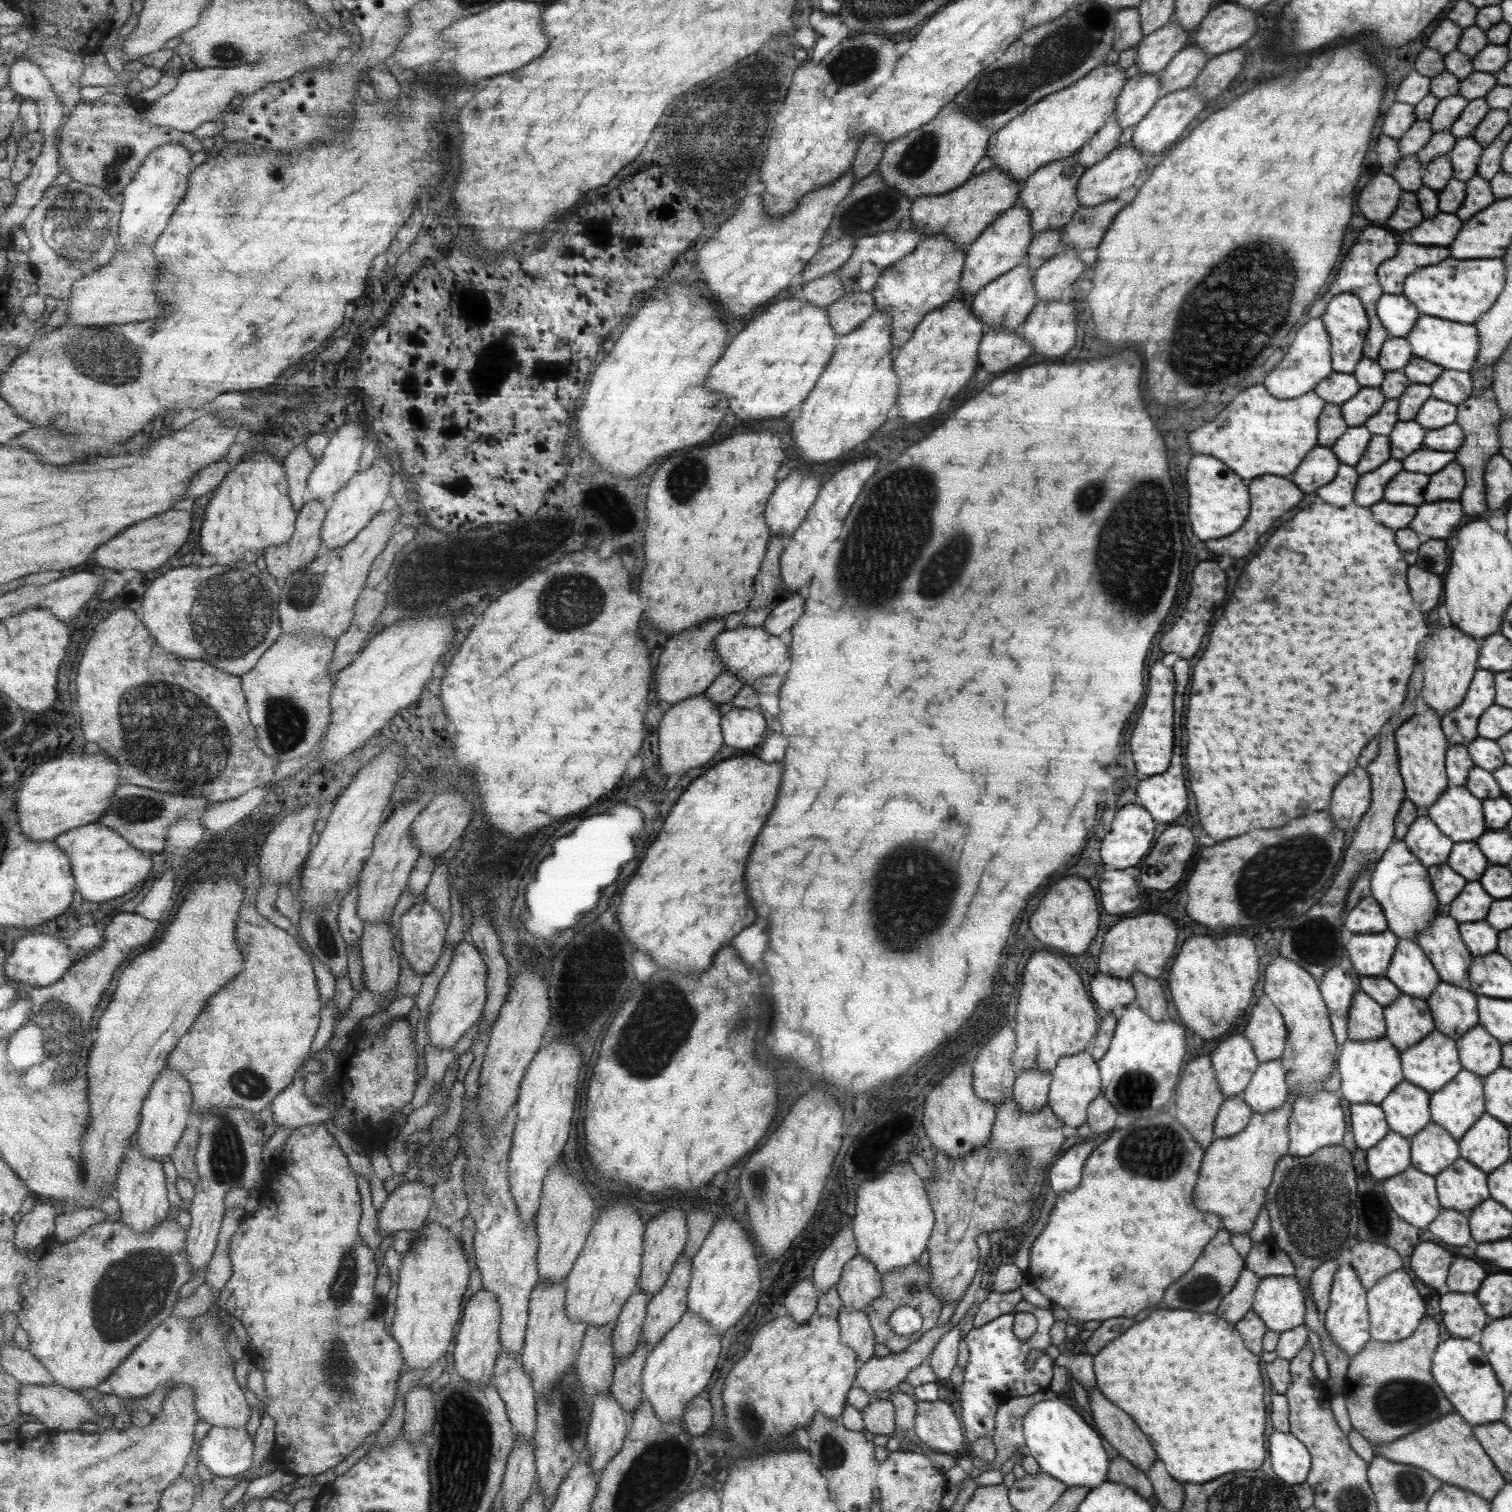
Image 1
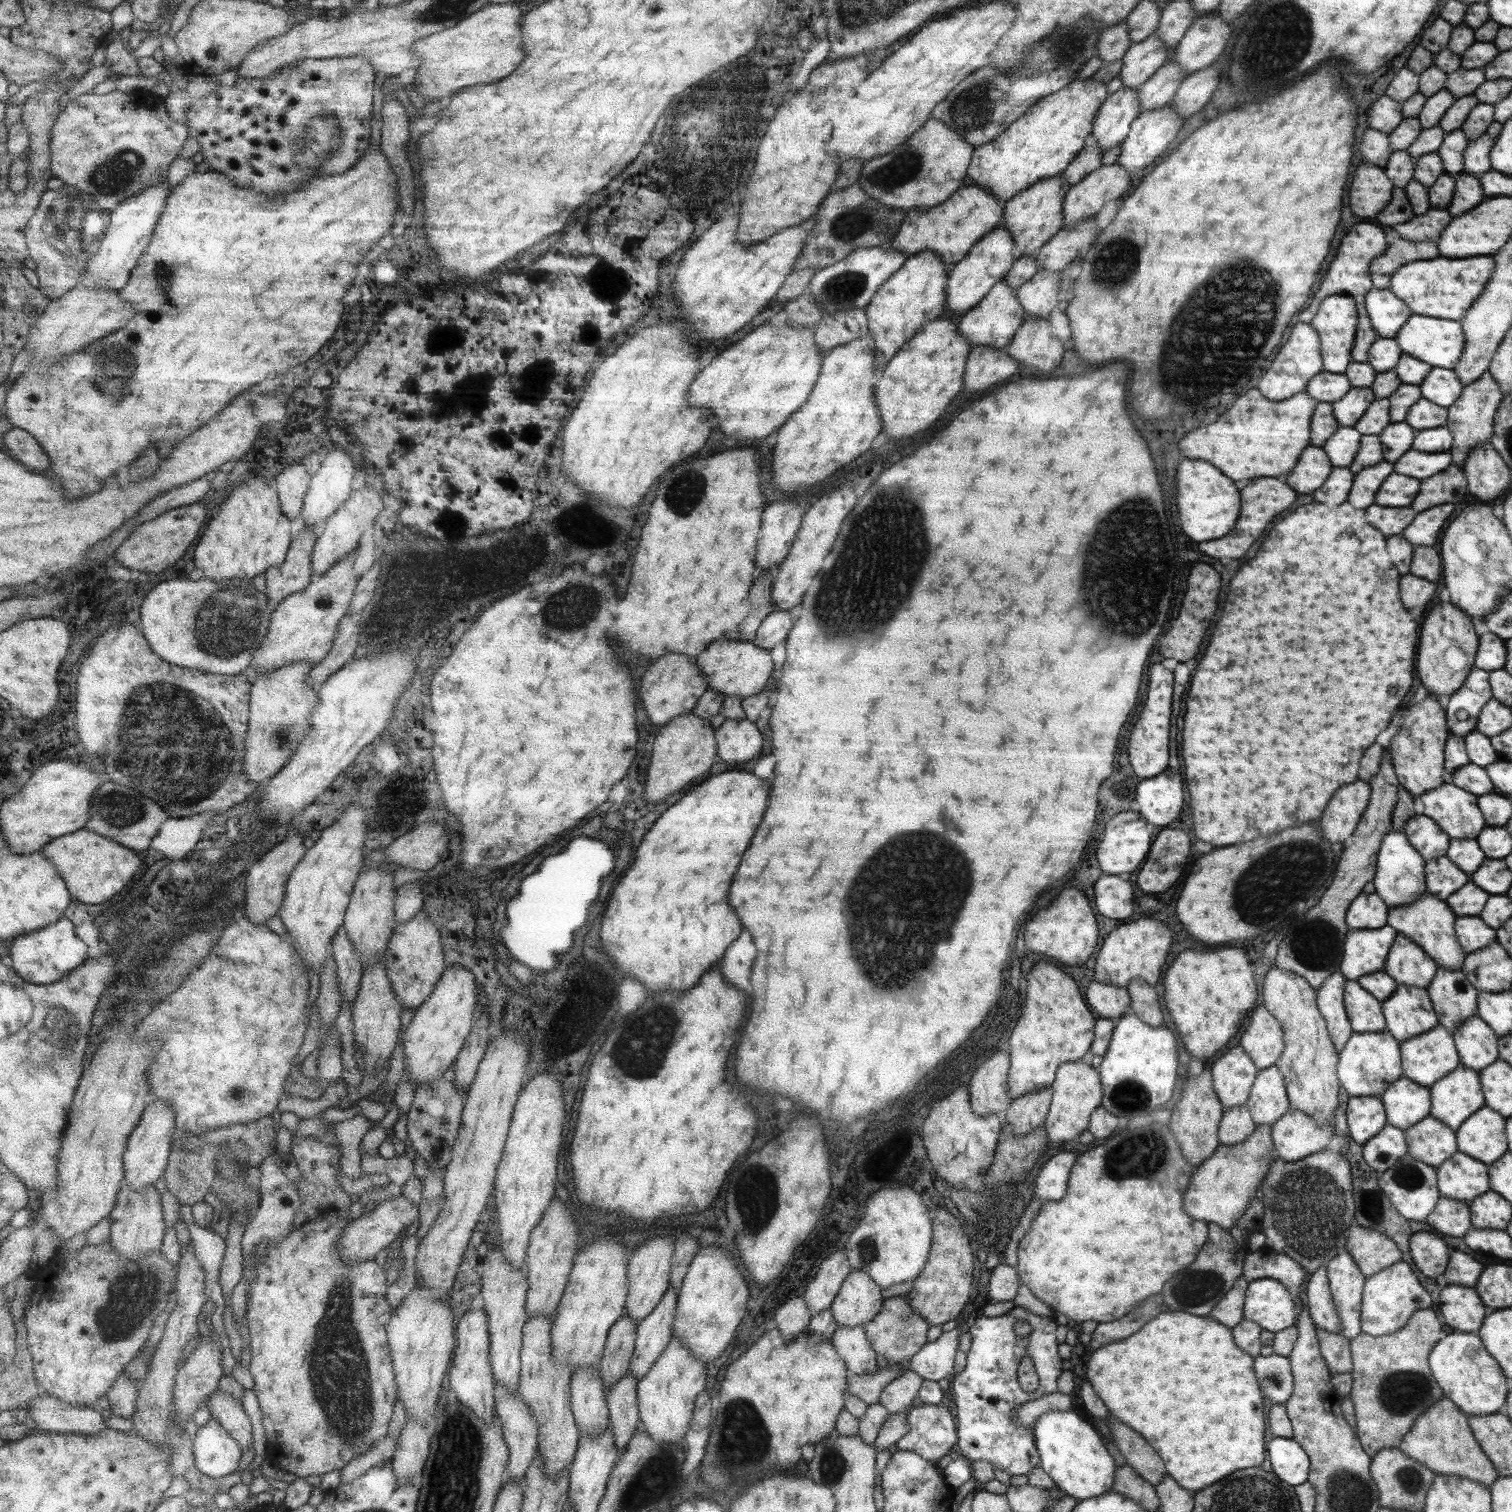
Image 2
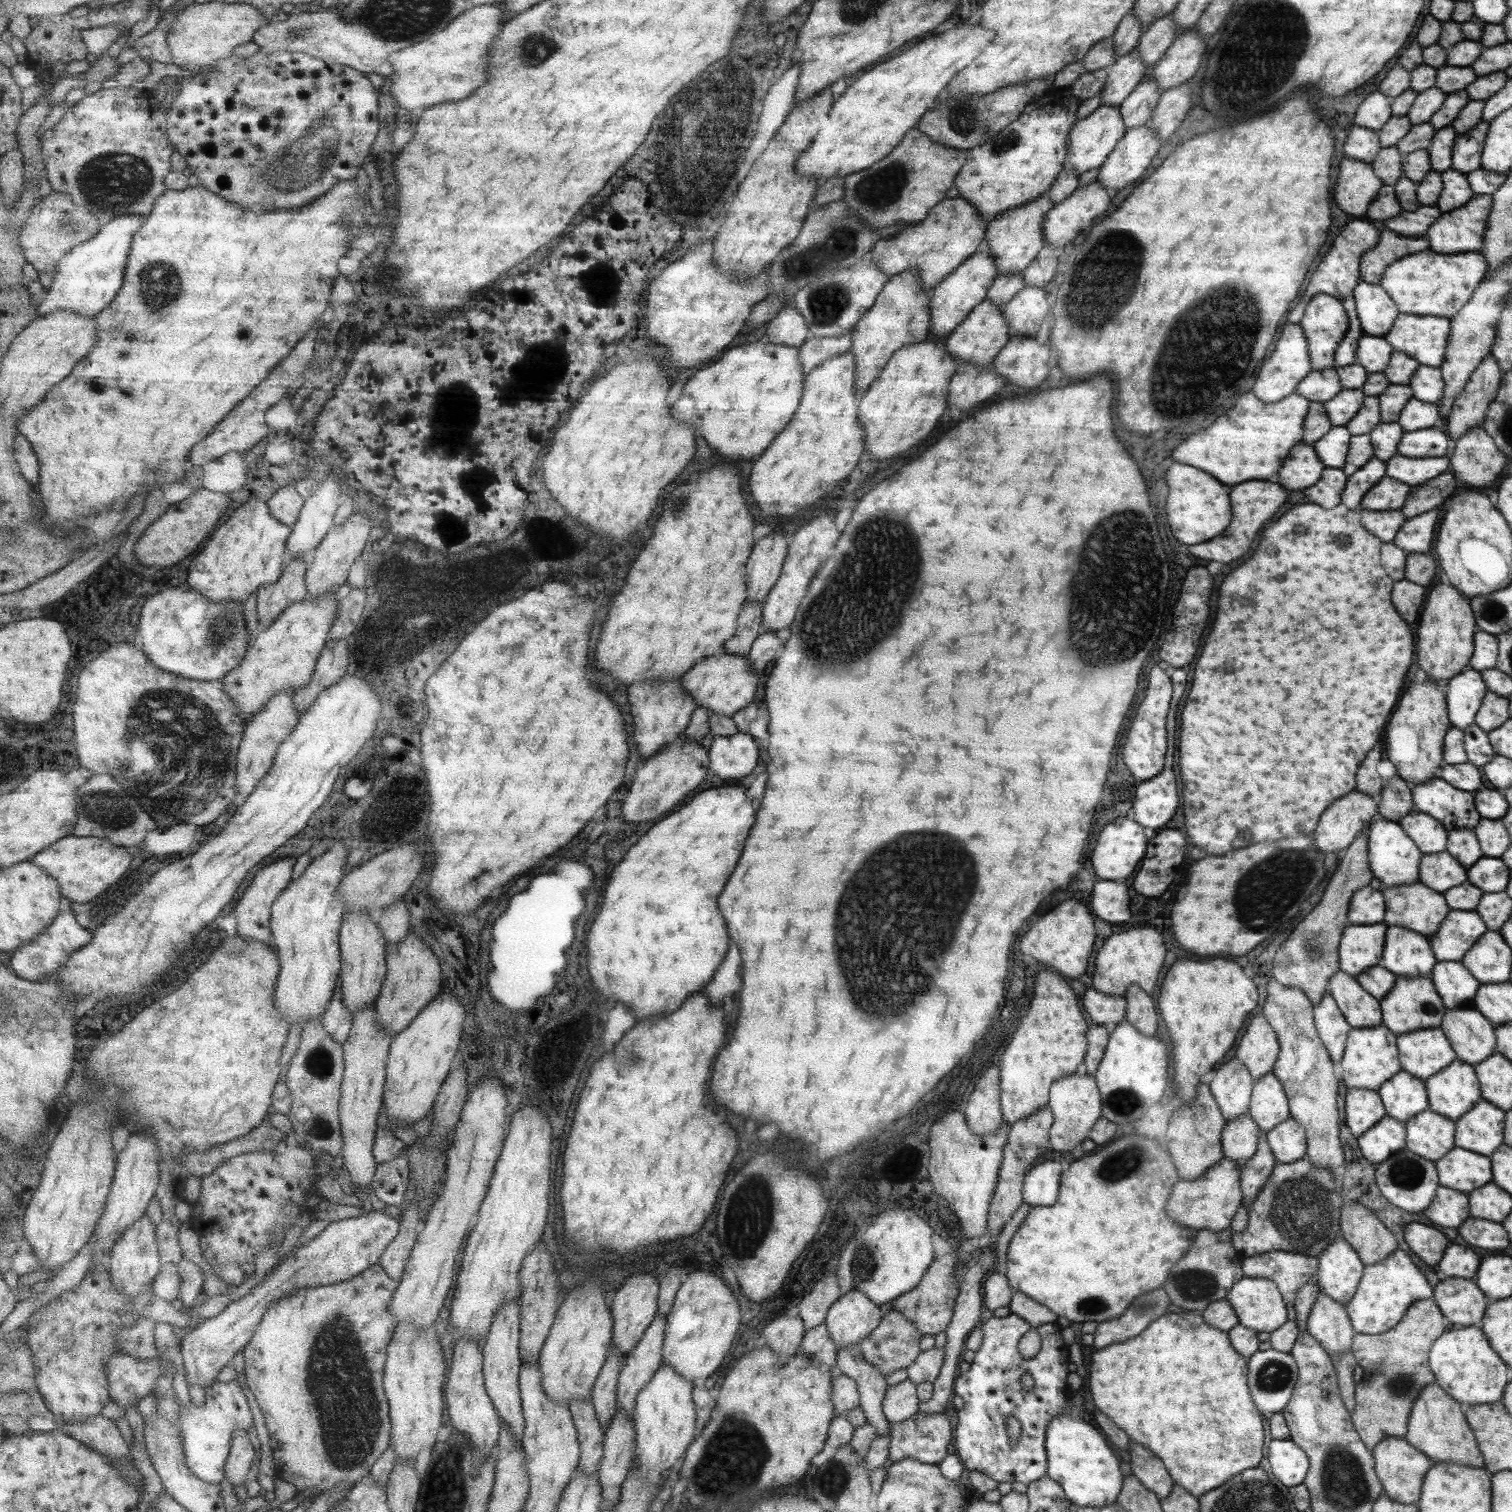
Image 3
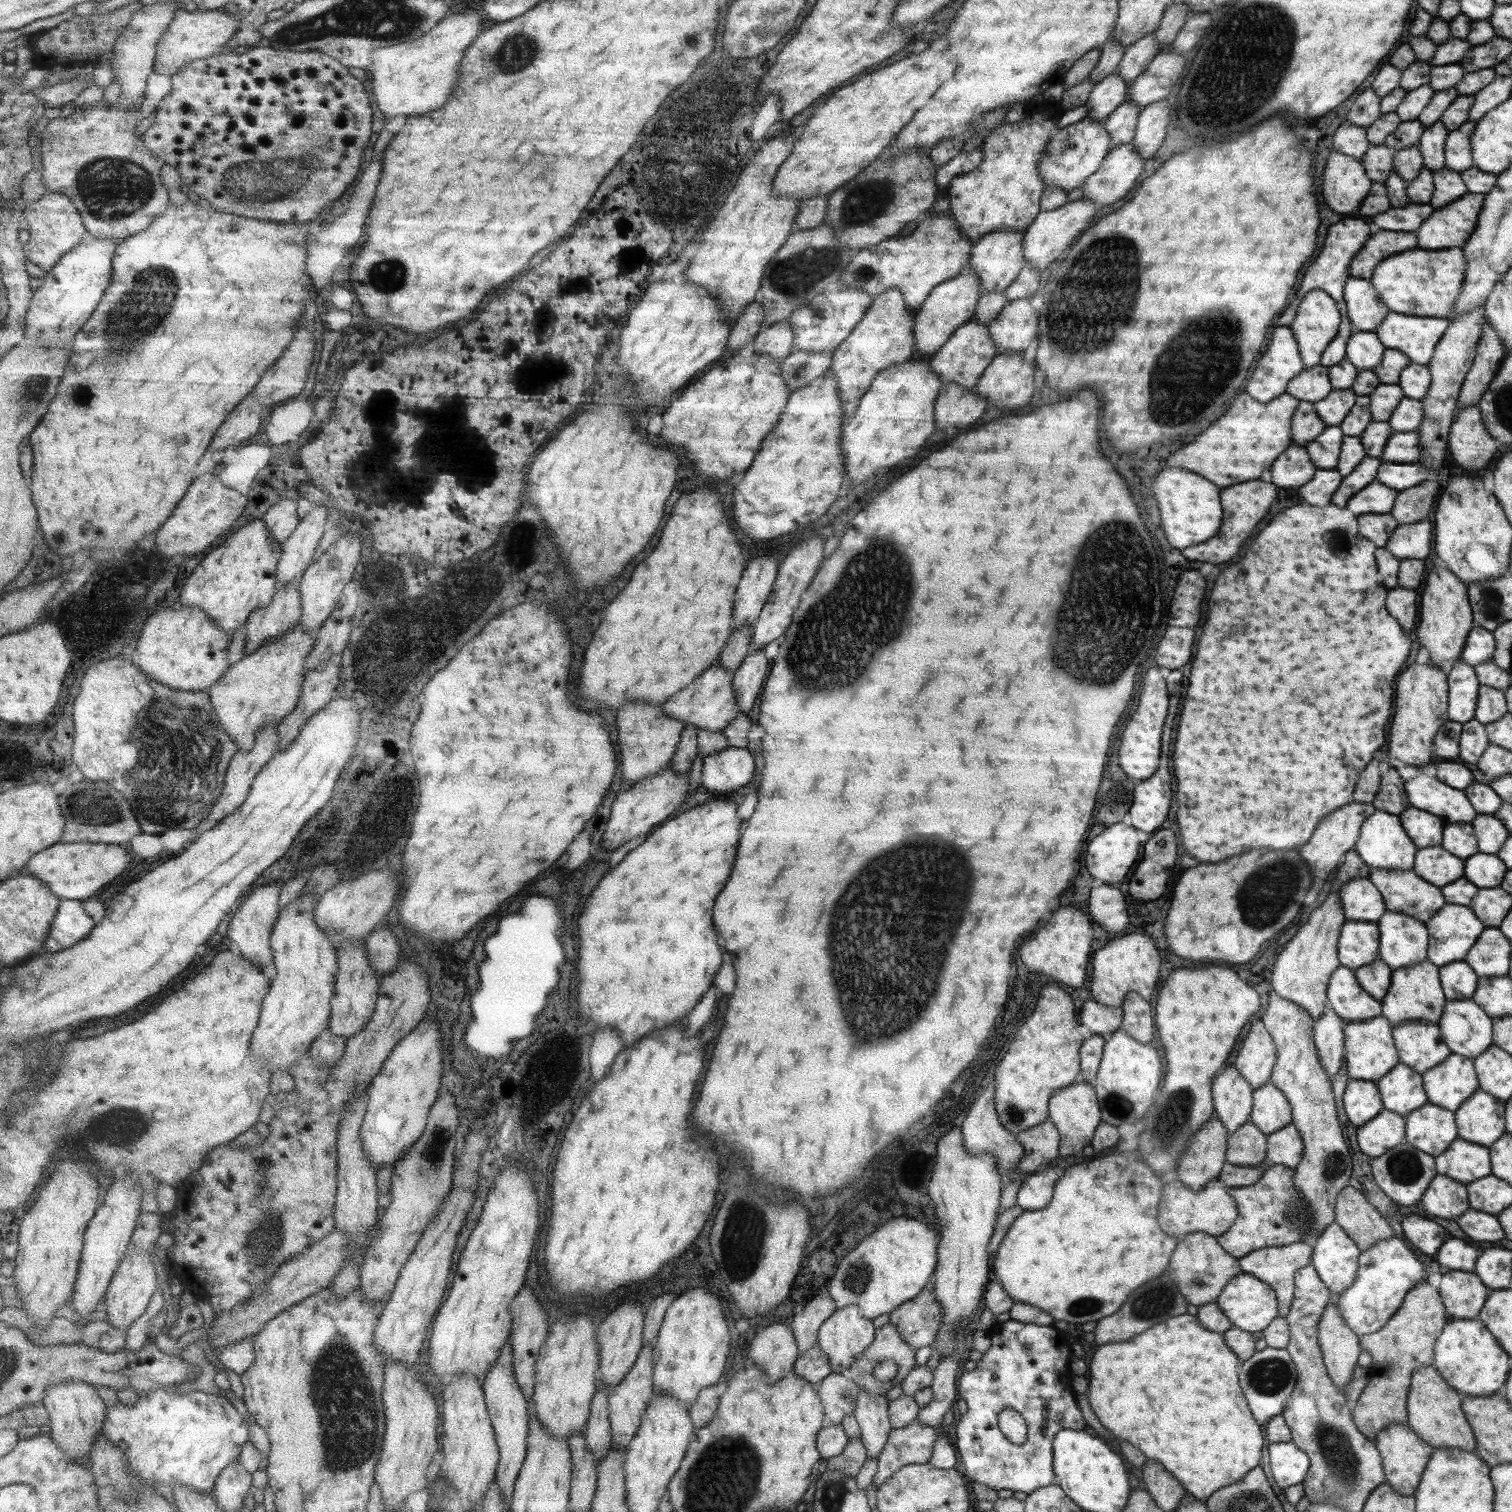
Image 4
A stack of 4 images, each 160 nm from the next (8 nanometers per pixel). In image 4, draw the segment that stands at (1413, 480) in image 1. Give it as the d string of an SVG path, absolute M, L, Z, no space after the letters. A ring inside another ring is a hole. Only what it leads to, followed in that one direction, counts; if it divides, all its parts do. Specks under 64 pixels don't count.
M1373 482L1373 486L1366 486L1357 492L1349 502L1349 510L1355 514L1385 514L1389 513L1397 491L1385 488L1379 482ZM1361 492L1361 494L1359 494Z

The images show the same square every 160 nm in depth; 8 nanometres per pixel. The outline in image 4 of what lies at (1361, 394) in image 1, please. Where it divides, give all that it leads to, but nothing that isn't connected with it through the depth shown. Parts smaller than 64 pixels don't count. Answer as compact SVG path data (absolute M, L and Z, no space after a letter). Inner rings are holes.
M1332 389L1332 392L1323 398L1323 400L1314 403L1314 409L1319 420L1326 427L1339 427L1345 416L1349 414L1355 401L1356 394L1351 389Z

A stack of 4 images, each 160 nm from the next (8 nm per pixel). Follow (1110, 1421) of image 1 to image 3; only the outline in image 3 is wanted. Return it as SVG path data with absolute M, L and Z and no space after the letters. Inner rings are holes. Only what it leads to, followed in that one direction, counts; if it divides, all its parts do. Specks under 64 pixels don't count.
M1129 1442L1129 1462L1131 1462L1131 1474L1140 1479L1158 1498L1165 1498L1169 1489L1172 1488L1171 1478L1165 1472L1159 1458L1153 1456L1153 1452L1139 1446L1137 1442Z

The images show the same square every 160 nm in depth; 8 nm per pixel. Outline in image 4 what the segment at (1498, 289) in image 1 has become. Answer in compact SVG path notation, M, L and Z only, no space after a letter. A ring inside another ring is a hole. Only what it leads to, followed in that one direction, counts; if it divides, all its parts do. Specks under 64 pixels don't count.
M1419 247L1414 248L1413 252L1401 252L1395 256L1385 258L1379 262L1373 270L1373 275L1369 284L1377 291L1381 302L1389 308L1390 311L1404 315L1420 315L1421 317L1435 317L1448 319L1451 310L1454 308L1454 302L1458 300L1461 293L1461 285L1464 282L1466 271L1466 258L1462 248L1449 248L1441 250L1423 250Z

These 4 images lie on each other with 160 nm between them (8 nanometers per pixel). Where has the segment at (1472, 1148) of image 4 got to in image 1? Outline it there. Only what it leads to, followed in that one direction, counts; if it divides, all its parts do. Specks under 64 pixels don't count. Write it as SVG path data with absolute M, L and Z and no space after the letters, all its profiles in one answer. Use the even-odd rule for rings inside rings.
M1463 1158L1434 1178L1436 1197L1443 1208L1468 1214L1480 1202L1491 1198L1488 1194L1488 1176Z

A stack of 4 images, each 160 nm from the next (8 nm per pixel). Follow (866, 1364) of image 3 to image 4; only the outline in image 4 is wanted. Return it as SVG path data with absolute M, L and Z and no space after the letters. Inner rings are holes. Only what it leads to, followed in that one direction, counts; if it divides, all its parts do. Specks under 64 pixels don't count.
M860 1392L852 1412L860 1428L860 1439L869 1458L876 1458L887 1444L891 1422L887 1420L887 1400Z

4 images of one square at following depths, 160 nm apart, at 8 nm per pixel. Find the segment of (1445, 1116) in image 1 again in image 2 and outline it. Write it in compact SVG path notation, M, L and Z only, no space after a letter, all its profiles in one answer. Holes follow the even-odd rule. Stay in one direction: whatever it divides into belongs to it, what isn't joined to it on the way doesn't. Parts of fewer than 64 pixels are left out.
M1460 1064L1458 1068L1454 1068L1452 1072L1438 1080L1436 1084L1429 1086L1428 1089L1431 1091L1431 1113L1428 1116L1439 1119L1453 1132L1456 1132L1467 1118L1472 1117L1477 1110L1484 1106L1479 1072Z

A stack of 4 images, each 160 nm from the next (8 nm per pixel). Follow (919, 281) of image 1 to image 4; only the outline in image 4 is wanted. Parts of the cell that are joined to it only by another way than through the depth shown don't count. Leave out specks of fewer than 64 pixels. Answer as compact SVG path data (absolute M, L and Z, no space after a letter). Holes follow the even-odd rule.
M891 287L872 298L872 304L868 306L864 316L848 337L833 350L832 364L827 371L838 380L838 397L841 398L845 414L851 416L880 370L901 364L915 356L914 317L915 313L908 309L902 292Z

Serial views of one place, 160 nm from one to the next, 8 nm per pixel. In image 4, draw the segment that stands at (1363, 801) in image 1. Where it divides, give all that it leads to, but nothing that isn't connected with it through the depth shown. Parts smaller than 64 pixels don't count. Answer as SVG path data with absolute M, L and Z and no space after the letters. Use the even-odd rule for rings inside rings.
M1351 801L1349 804L1340 806L1329 816L1325 816L1321 820L1321 826L1317 826L1317 832L1313 834L1313 838L1309 838L1309 842L1305 846L1299 848L1301 858L1308 864L1310 875L1313 875L1313 882L1325 882L1327 874L1337 866L1339 856L1345 854L1352 849L1360 836L1360 829L1364 821L1375 811L1372 803L1358 803Z

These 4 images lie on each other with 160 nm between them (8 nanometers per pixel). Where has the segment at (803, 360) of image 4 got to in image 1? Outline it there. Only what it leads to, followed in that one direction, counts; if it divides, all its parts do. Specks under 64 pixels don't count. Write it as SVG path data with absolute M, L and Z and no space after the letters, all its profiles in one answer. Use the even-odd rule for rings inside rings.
M852 292L841 295L827 306L830 325L837 337L857 328L871 313L876 310L874 294L869 292Z

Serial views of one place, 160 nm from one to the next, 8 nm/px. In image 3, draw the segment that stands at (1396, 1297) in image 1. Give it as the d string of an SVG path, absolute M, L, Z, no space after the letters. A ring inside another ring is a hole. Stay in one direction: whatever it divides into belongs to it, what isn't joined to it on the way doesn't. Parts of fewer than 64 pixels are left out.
M1397 1249L1384 1260L1364 1266L1356 1294L1345 1308L1355 1332L1375 1336L1393 1329L1414 1302L1431 1298L1431 1292L1434 1292L1433 1288L1427 1284L1419 1269L1413 1266L1407 1253Z

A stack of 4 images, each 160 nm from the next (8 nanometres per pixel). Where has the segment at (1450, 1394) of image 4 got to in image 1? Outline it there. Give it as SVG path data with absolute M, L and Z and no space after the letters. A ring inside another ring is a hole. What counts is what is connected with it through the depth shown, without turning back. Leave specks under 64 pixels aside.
M1453 1412L1393 1442L1377 1445L1375 1455L1387 1458L1389 1462L1416 1466L1444 1484L1463 1487L1491 1501L1505 1485L1505 1478L1477 1439L1473 1438L1473 1433L1461 1415Z

